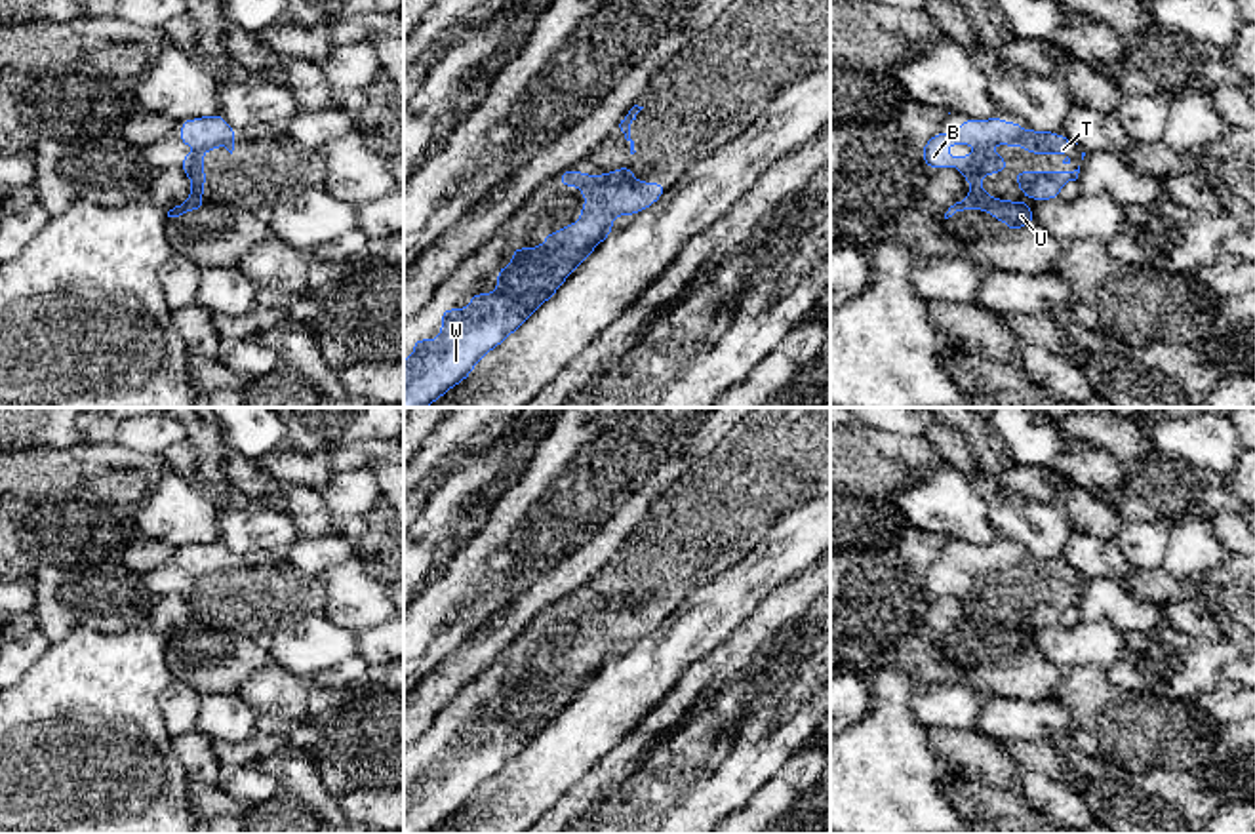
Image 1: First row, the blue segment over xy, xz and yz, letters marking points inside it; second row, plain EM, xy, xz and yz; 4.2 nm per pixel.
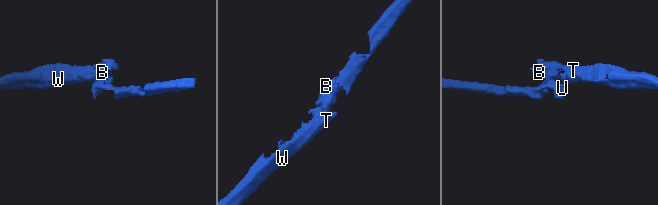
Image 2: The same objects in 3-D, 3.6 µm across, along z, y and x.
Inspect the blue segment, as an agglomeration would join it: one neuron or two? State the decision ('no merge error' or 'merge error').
merge error

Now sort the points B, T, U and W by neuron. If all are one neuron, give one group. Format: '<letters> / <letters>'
B T W / U

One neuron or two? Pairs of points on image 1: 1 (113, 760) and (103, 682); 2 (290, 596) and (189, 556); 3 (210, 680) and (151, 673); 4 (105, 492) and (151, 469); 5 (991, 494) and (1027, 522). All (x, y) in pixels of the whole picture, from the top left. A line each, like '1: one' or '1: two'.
1: one
2: one
3: two
4: one
5: two

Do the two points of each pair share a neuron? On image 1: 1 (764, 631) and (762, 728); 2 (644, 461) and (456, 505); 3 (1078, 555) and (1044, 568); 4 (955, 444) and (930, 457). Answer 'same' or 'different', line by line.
1: different
2: different
3: different
4: different

